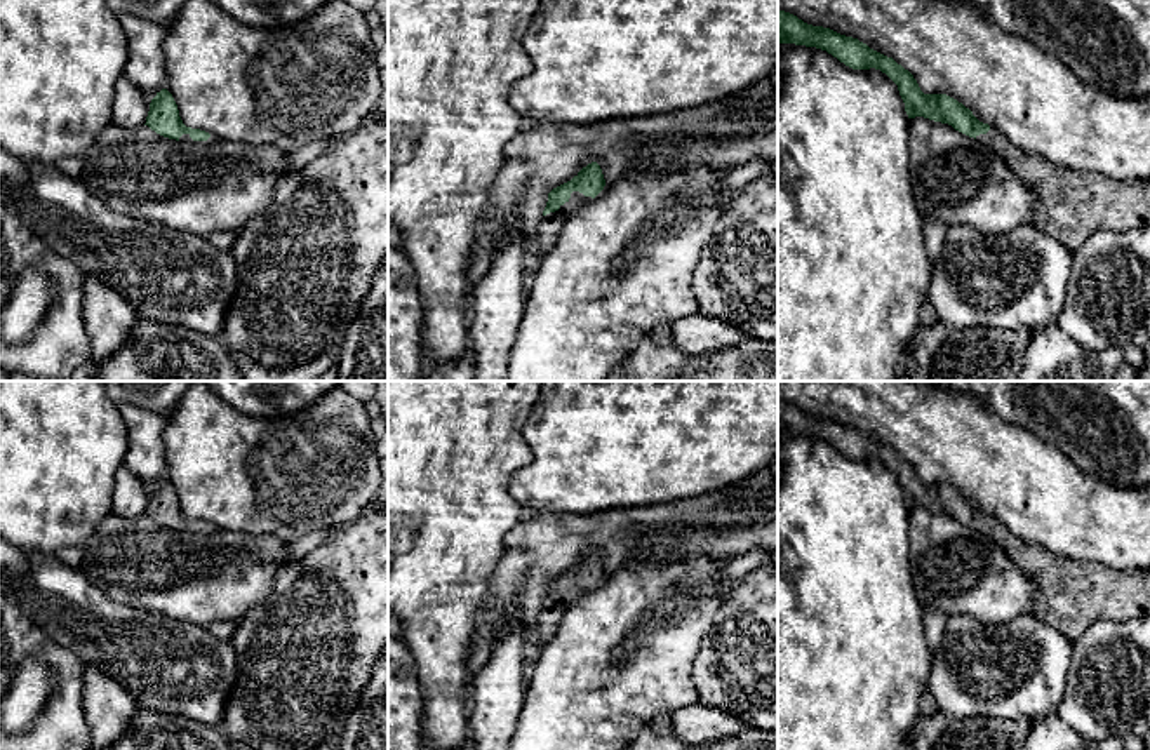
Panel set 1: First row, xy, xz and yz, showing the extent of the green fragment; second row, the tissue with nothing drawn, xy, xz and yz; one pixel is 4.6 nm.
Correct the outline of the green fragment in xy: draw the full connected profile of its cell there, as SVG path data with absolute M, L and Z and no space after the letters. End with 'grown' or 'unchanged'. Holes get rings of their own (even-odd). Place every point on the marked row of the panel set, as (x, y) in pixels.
M167 89L151 99L144 125L164 137L183 143L211 143L214 139L209 132L183 124L177 104Z | grown

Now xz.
M597 162L583 167L571 181L553 188L548 193L548 202L543 218L536 228L539 247L538 263L553 247L562 224L574 216L586 202L592 202L605 186L602 169Z | grown

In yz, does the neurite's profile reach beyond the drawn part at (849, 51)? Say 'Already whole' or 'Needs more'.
Needs more

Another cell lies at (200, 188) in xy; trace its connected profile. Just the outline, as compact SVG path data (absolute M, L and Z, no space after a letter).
M111 122L82 158L80 181L108 207L200 237L214 231L238 233L273 198L278 179L291 174L287 151L275 144L226 139L183 143L164 137L148 125L125 129Z

